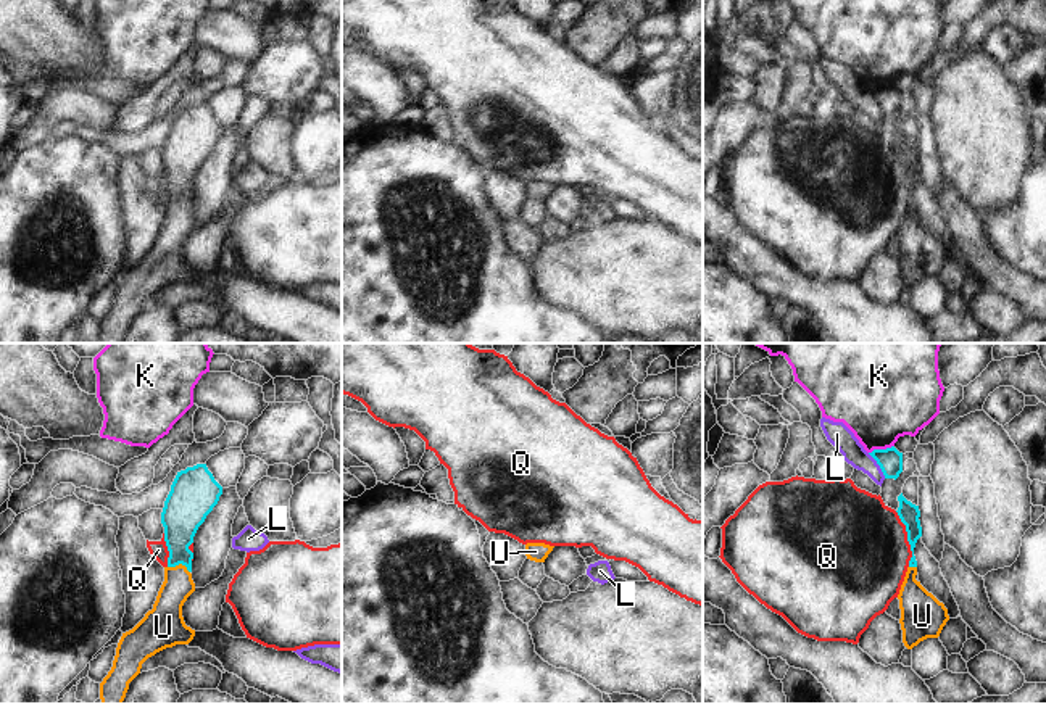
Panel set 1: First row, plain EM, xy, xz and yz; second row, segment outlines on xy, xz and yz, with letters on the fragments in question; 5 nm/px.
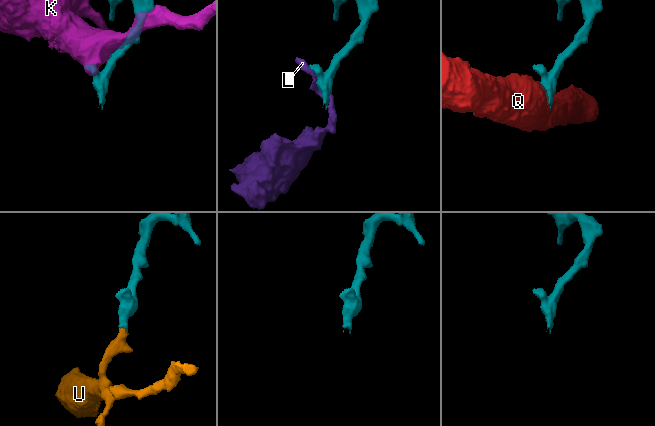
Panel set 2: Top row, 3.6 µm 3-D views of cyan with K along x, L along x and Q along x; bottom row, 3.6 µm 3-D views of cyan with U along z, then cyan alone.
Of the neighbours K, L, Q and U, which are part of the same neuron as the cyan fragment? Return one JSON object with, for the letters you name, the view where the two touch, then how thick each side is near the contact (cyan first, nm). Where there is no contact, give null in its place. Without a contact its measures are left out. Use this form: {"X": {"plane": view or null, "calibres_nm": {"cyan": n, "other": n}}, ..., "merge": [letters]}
{"U": {"plane": "xy", "calibres_nm": {"cyan": 200, "other": 150}}, "merge": ["U"]}

